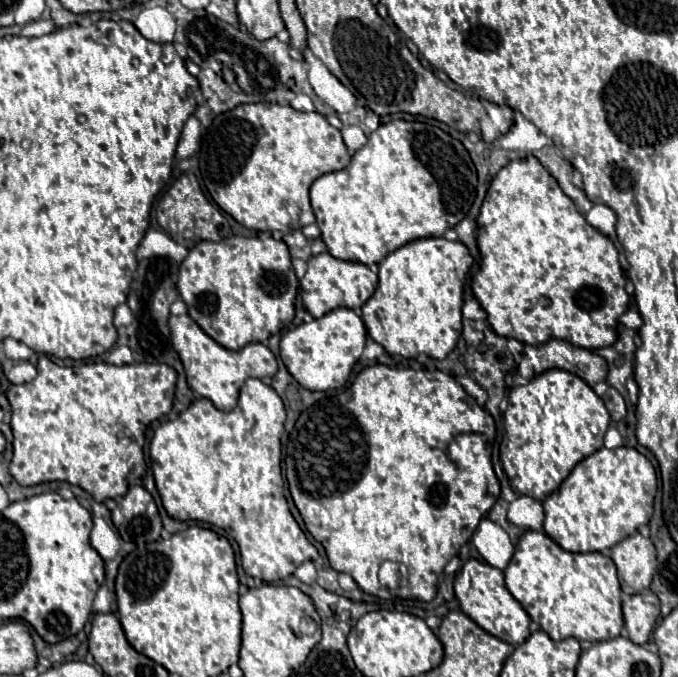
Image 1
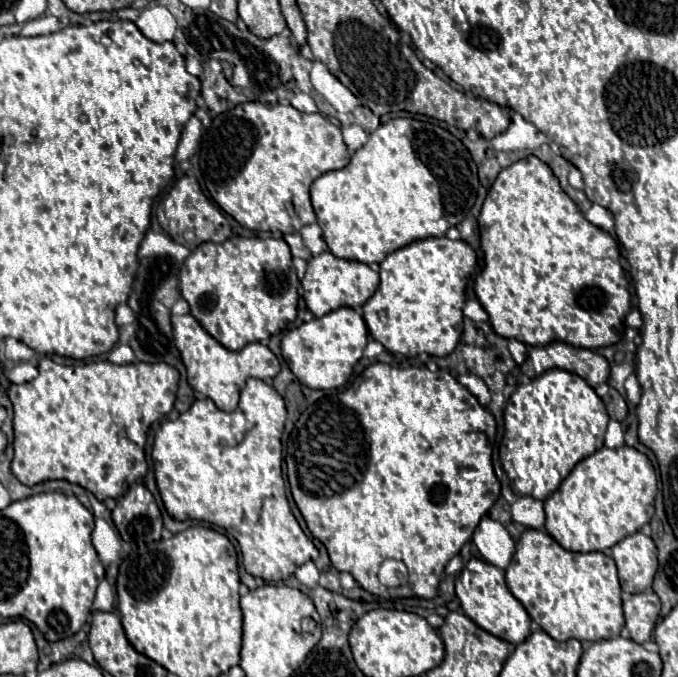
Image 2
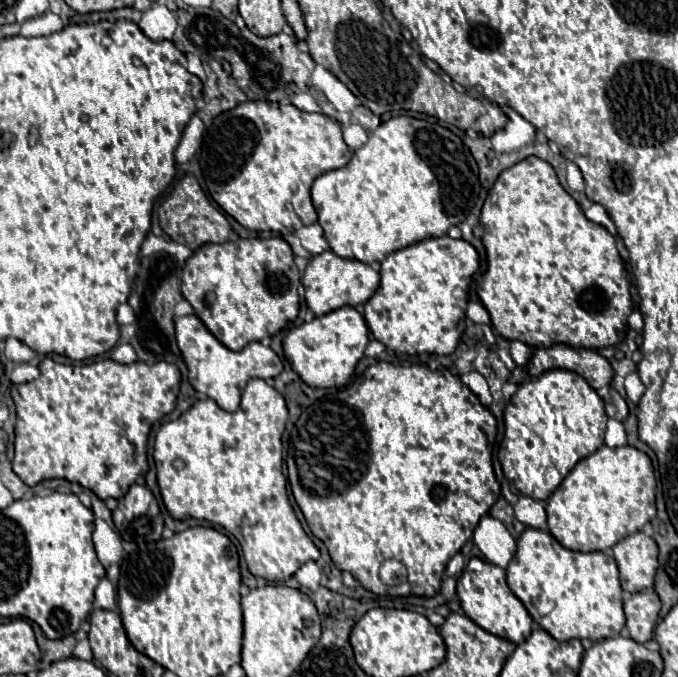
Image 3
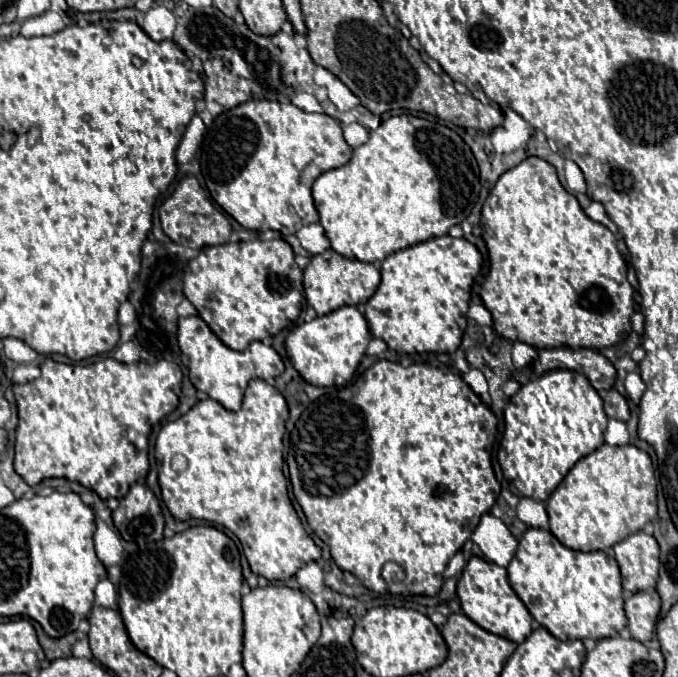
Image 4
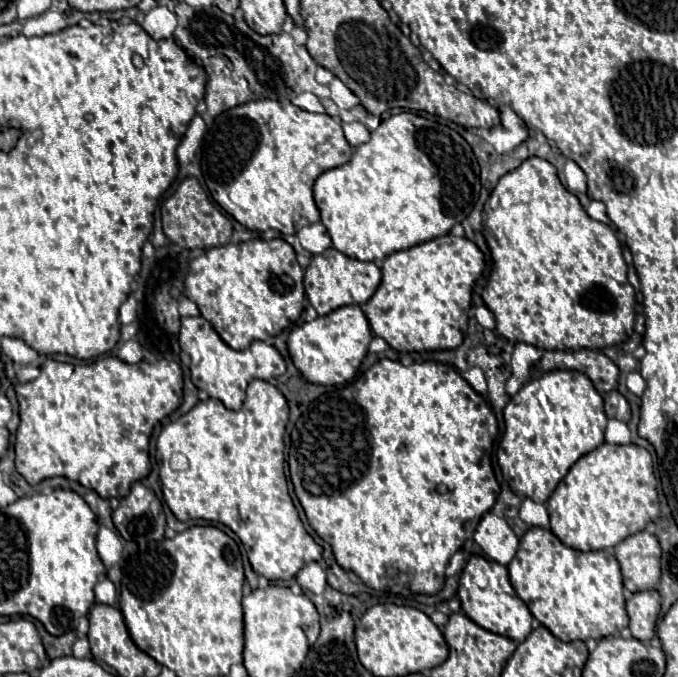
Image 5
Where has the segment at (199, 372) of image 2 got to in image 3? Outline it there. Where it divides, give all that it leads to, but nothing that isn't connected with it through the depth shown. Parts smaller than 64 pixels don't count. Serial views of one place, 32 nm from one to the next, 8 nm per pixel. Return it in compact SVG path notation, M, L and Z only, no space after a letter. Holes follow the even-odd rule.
M194 314L176 318L176 340L188 366L190 384L198 392L204 392L206 396L210 396L214 402L218 402L220 408L228 412L234 412L236 408L240 408L240 396L250 378L272 380L284 370L278 354L270 346L264 346L262 342L250 342L244 350L234 352L226 348L224 344L220 344L220 340L216 340L216 336L208 332L206 324Z

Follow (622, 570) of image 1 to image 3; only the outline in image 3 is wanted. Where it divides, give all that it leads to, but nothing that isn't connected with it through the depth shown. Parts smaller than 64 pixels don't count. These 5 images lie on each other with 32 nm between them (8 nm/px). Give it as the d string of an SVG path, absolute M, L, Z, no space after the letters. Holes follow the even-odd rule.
M636 532L620 540L612 550L620 570L622 590L642 592L654 586L658 570L658 546L654 538Z

